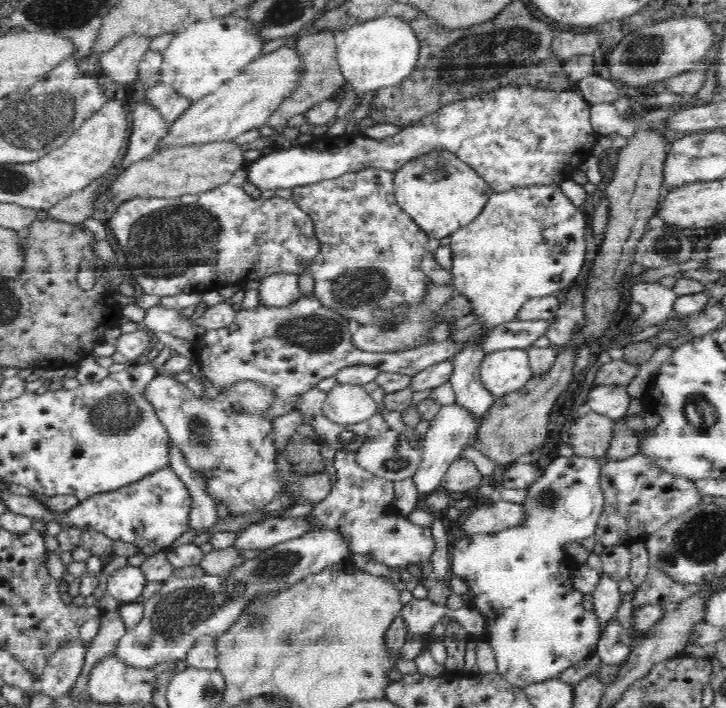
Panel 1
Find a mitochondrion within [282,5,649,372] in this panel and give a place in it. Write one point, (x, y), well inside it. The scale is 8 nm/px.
(499, 48)

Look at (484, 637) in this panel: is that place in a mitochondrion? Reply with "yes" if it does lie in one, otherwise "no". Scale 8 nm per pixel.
no

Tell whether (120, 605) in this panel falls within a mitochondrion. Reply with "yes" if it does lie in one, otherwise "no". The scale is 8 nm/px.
no

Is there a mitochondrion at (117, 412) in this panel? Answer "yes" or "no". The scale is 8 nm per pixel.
yes

